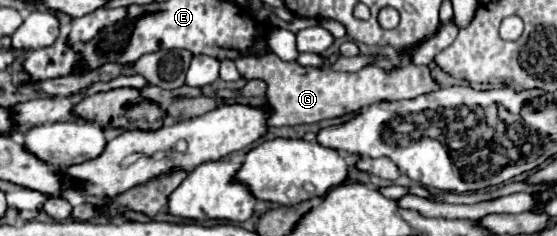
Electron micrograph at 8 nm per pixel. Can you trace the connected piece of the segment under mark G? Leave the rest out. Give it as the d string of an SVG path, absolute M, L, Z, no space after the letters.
M272 52L254 58L240 56L236 58L236 68L246 80L266 80L268 92L264 98L234 98L234 102L258 106L268 102L272 106L272 116L268 126L296 126L304 122L318 122L326 118L340 118L346 114L354 114L360 108L380 102L380 100L406 100L416 98L432 88L438 88L430 76L428 66L408 64L404 68L394 68L392 72L384 72L376 66L366 66L360 72L334 72L334 70L318 70L318 68L302 68L296 62L284 62Z

